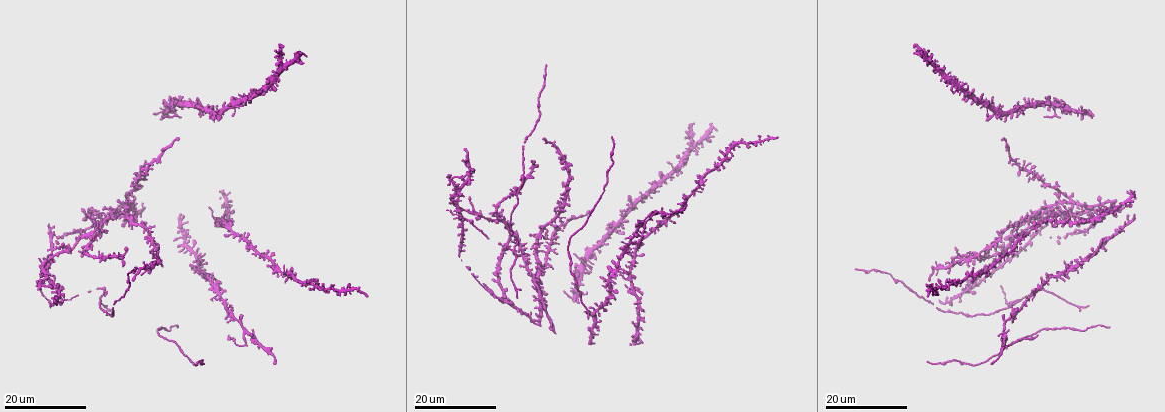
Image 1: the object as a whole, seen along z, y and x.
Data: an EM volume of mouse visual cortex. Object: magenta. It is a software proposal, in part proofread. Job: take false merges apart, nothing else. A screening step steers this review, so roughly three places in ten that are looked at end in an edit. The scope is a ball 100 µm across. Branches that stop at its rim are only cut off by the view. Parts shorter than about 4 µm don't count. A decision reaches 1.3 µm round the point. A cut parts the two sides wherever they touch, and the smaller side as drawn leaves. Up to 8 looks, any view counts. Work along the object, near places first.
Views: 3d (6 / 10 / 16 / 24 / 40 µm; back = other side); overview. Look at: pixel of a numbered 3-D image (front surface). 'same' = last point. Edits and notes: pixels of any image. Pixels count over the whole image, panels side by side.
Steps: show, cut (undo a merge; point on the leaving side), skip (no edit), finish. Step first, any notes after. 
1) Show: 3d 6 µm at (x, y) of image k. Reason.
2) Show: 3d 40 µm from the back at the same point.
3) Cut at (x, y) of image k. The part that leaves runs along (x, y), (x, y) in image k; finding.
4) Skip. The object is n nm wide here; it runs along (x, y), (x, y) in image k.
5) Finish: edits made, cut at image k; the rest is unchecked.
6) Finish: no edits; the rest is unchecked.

Show: 3d 16 µm at (456, 203) of image 1. Looks like a crossing.

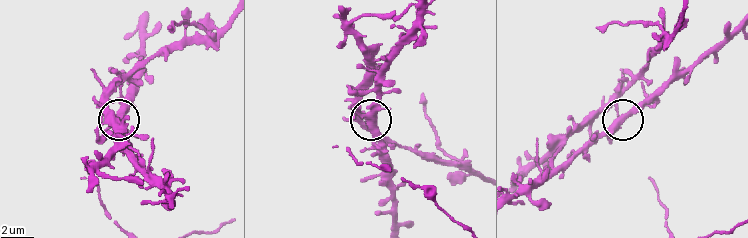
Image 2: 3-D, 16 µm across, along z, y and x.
Show: 3d 10 µm at (618, 123) of image 2.

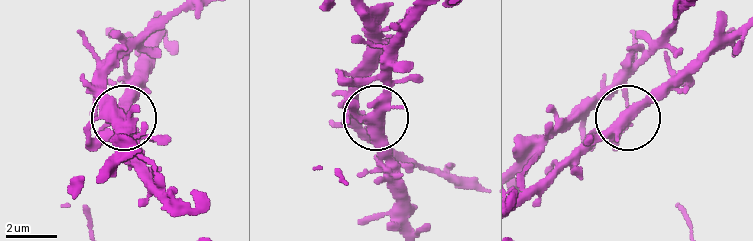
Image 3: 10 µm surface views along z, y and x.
Skip. 5 arms meet here; all the same cell.

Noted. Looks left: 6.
Show: 3d 16 µm at (96, 230) of image 1. Looks like a crossing.

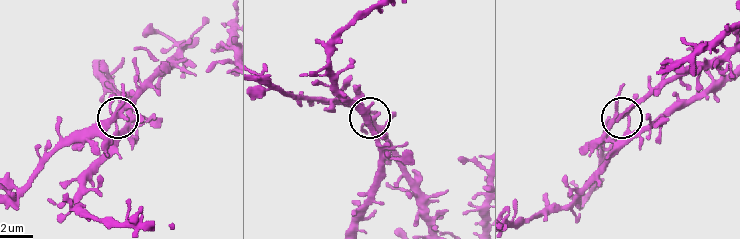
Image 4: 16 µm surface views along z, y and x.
Show: 3d 10 µm at (121, 116) of image 4. Closer look.

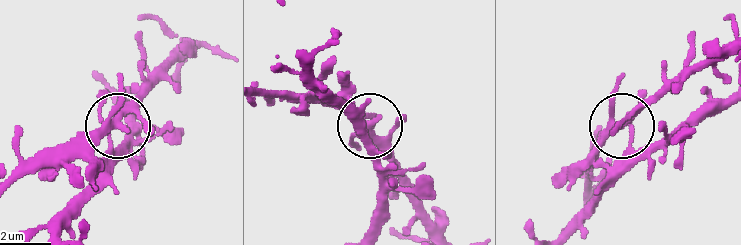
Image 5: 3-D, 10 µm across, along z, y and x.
Skip. One cell here.

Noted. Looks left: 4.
Show: 3d 24 µm at (562, 201) of image 1. Four arms meet.

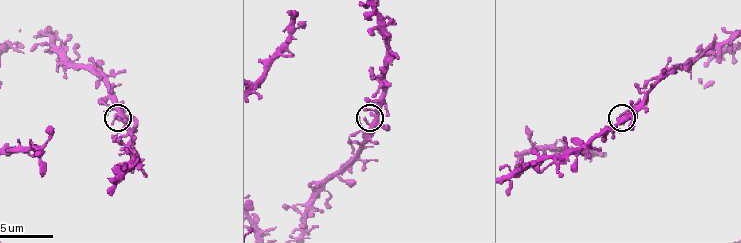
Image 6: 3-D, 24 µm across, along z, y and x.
Show: 3d 10 µm at (376, 119) of image 6.

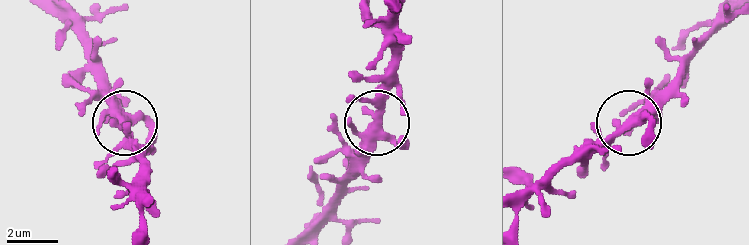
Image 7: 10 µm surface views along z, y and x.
Skip. 4 arms meet here; all the same cell.

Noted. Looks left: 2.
Show: 3d 24 µm at (103, 289) of image 1. Thick turns thin.

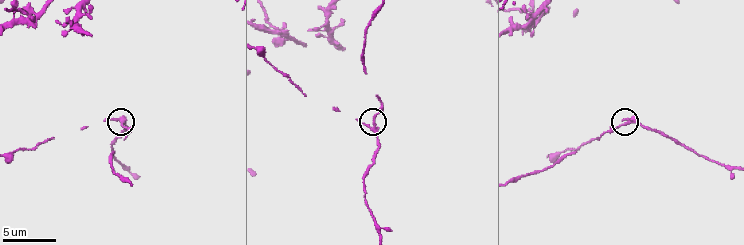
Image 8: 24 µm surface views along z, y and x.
Show: 3d 10 µm at (121, 125) of image 8.

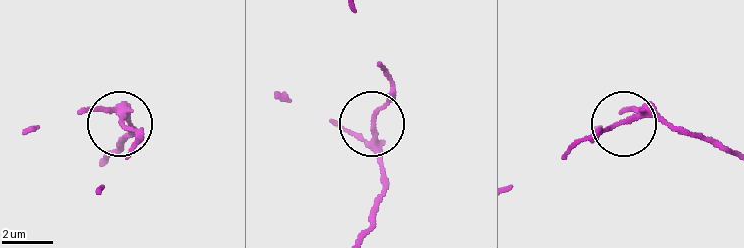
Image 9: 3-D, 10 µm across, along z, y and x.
Skip. All the same cell.

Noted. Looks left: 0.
Finish: no edits; the rest is unchecked.

